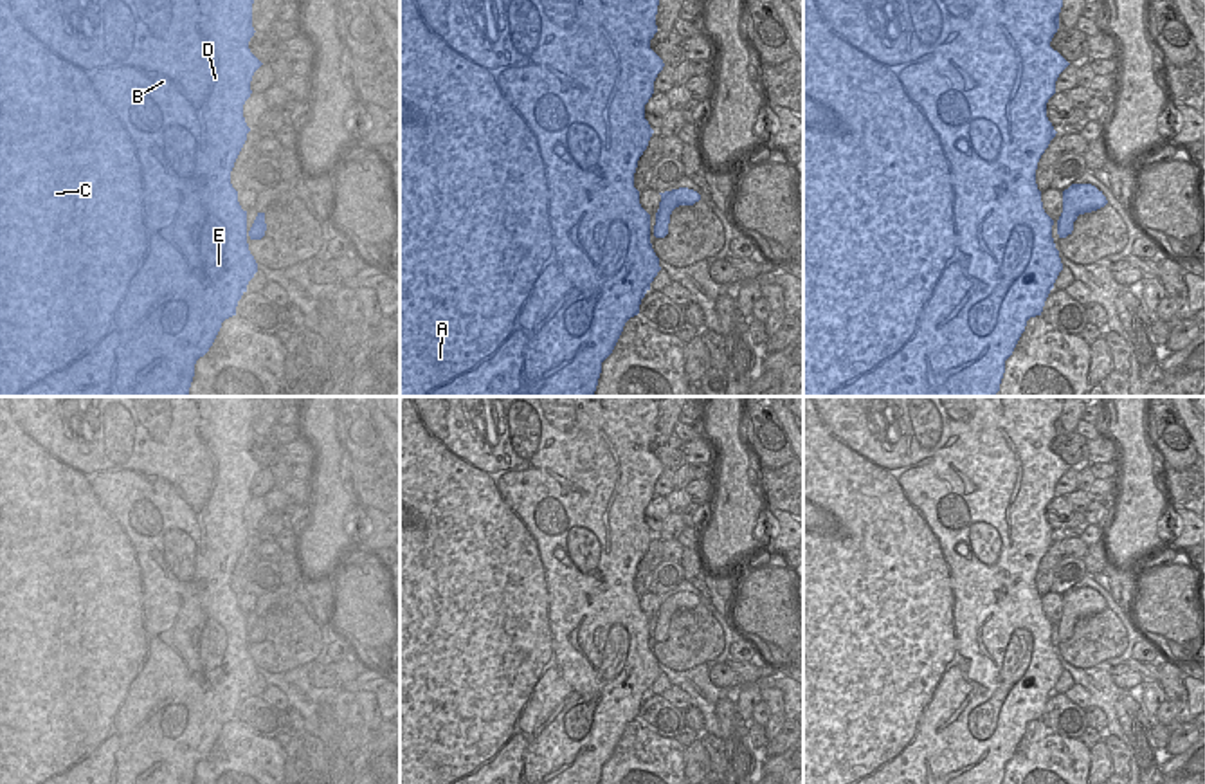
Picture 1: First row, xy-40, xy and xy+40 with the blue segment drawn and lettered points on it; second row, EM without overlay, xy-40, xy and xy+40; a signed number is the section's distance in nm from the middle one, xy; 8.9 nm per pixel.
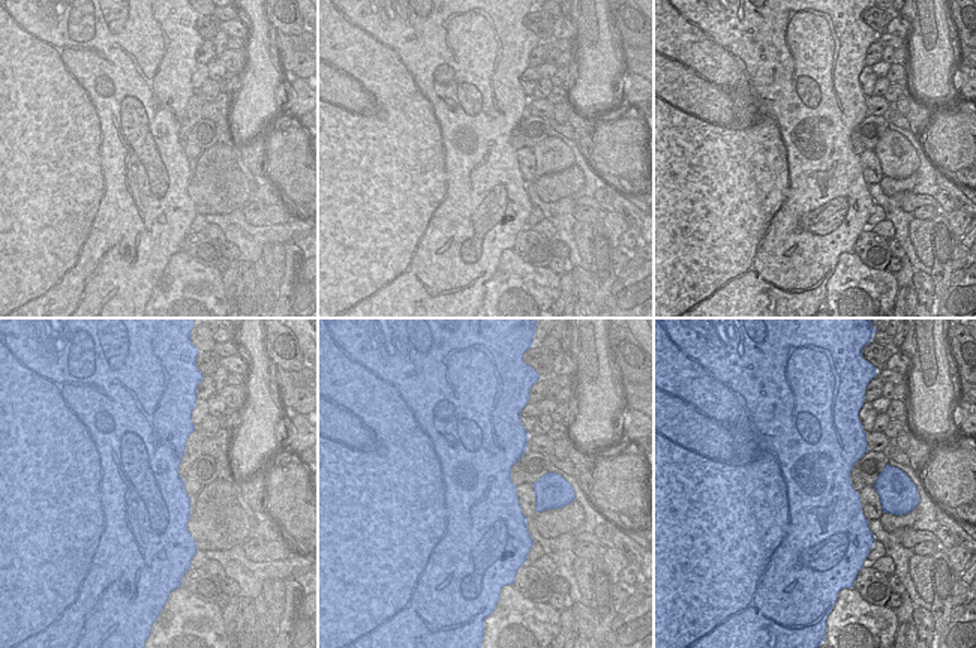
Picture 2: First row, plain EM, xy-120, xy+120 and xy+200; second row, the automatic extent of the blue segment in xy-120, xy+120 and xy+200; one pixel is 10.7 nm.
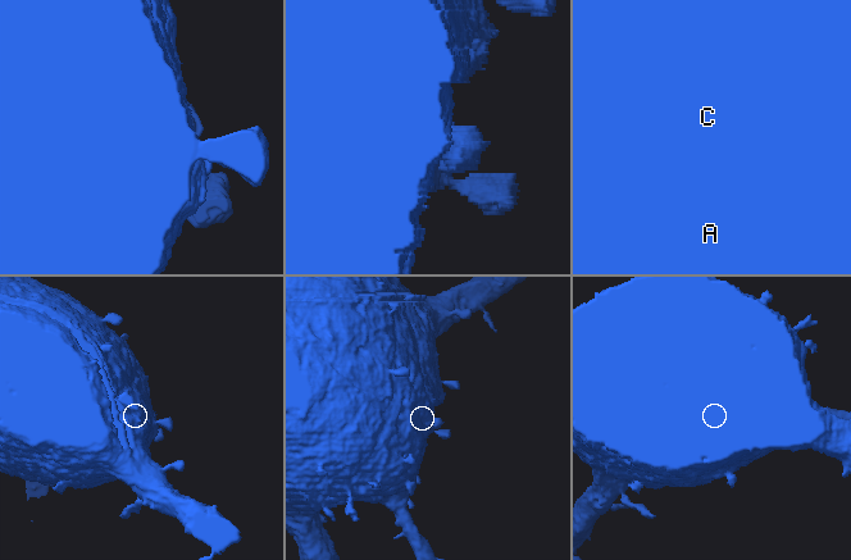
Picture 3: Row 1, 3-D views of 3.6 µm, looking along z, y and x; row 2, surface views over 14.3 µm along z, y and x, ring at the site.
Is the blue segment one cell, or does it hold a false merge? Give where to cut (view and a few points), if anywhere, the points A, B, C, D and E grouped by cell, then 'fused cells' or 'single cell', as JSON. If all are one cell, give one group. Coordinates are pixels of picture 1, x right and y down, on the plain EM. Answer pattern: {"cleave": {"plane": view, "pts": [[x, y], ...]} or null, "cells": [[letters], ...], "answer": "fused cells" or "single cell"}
{"cleave": null, "cells": [["A", "B", "C", "D", "E"]], "answer": "single cell"}

